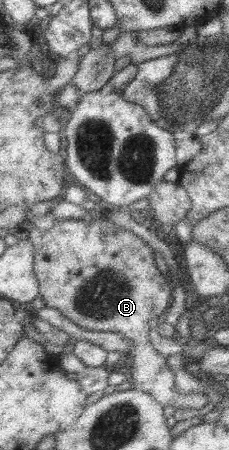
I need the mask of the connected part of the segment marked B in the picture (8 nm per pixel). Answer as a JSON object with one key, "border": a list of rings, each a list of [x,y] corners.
{"border":[[[95,213],[84,220],[55,220],[50,229],[29,228],[27,242],[34,248],[33,274],[38,284],[38,296],[43,298],[45,307],[58,310],[67,320],[79,328],[95,332],[115,332],[128,340],[126,352],[130,362],[126,377],[131,388],[150,394],[159,406],[180,409],[196,409],[208,400],[201,389],[180,389],[174,385],[174,374],[165,364],[165,357],[157,354],[149,342],[147,322],[159,318],[166,311],[171,299],[170,283],[165,280],[154,263],[152,249],[137,236],[111,224],[106,218]]]}

